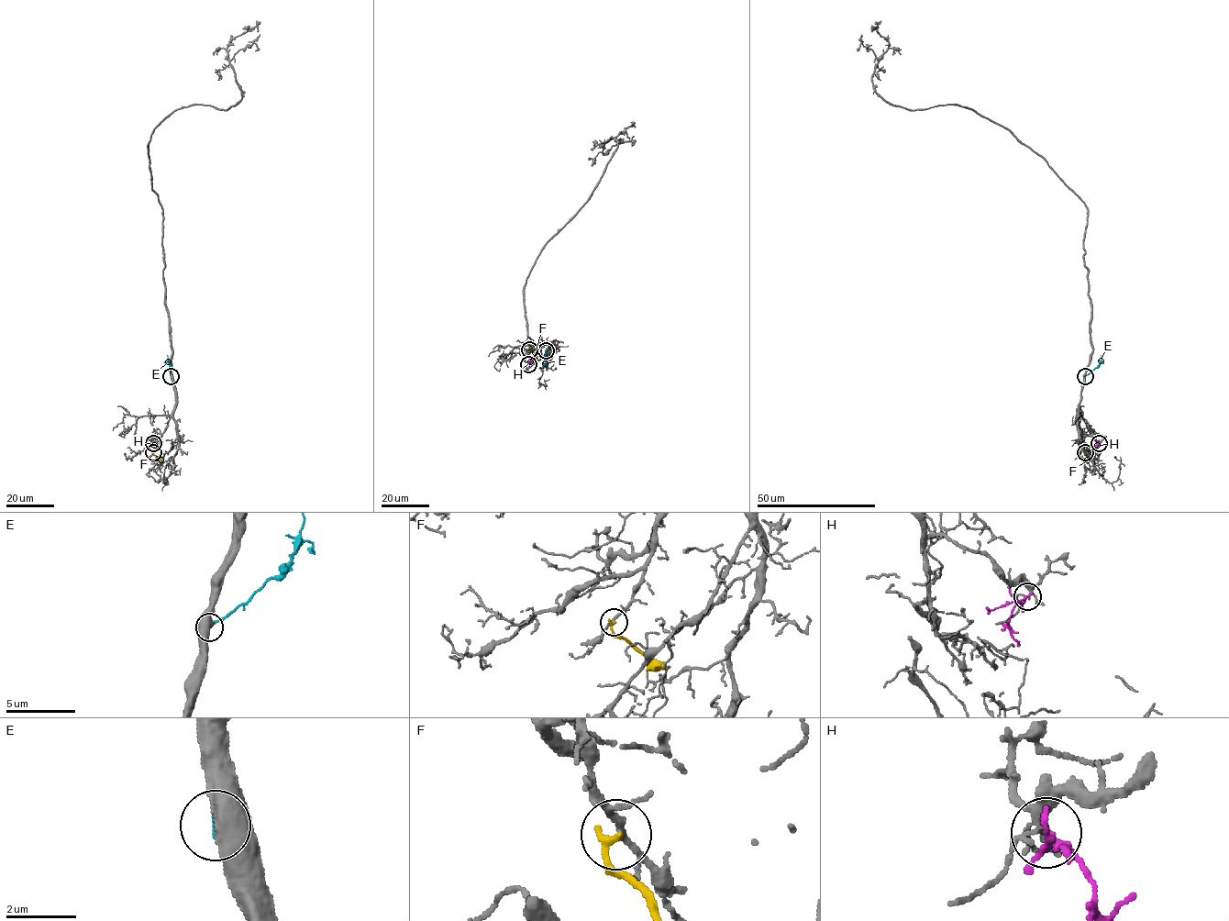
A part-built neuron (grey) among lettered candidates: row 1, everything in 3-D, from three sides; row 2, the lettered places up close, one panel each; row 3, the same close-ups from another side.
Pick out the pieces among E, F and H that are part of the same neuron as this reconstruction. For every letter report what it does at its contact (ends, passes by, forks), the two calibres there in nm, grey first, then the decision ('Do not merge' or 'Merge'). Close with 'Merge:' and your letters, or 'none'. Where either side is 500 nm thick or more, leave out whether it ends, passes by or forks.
E: It ends there. Thickness 440 nm (grey) against 170 nm. Do not merge
F: It ends there. Thickness 150 nm (grey) against 190 nm. Do not merge
H: It forks there. Thickness 200 nm (grey) against 120 nm. Do not merge
Merge: none

